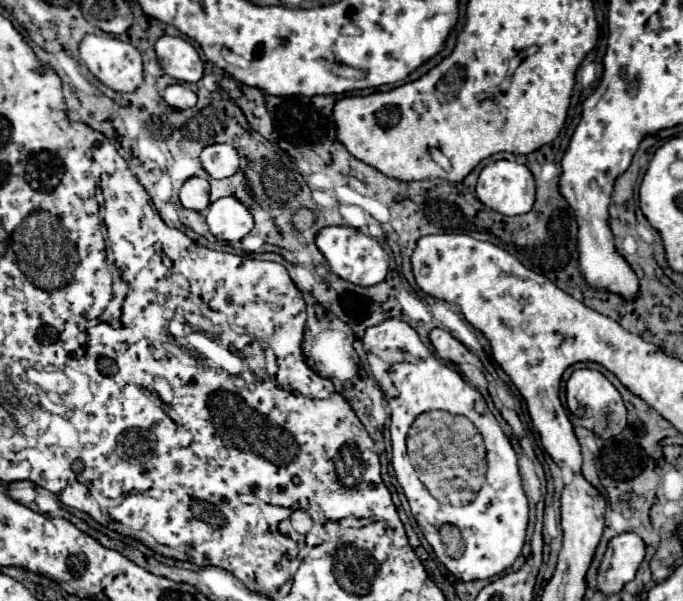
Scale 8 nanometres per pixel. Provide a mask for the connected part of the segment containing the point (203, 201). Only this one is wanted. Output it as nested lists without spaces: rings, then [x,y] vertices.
[[[189,178],[179,192],[179,200],[189,210],[205,210],[209,206],[209,182],[205,178]]]

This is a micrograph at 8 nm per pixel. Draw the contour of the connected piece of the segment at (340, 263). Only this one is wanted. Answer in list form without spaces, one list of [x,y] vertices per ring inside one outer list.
[[[327,226],[317,234],[317,246],[323,252],[323,256],[327,258],[331,272],[341,276],[347,282],[359,284],[359,286],[373,286],[385,280],[387,276],[387,256],[385,250],[381,248],[381,244],[371,238],[361,234],[355,228],[349,226]]]

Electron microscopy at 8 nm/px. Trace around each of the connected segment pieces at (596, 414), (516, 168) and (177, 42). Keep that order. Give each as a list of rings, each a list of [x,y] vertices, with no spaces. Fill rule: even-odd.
[[[581,368],[571,374],[571,378],[567,380],[567,406],[571,414],[575,414],[581,420],[581,426],[585,426],[587,430],[595,432],[605,440],[617,436],[627,424],[627,410],[623,406],[621,394],[599,370]]]
[[[497,160],[493,164],[487,164],[477,180],[477,198],[493,208],[499,214],[505,216],[519,216],[519,214],[527,214],[533,208],[535,202],[535,180],[533,174],[527,166],[517,164],[517,162],[509,162],[509,160]]]
[[[161,36],[155,42],[155,52],[161,68],[175,80],[197,82],[203,76],[203,62],[197,50],[179,36]]]

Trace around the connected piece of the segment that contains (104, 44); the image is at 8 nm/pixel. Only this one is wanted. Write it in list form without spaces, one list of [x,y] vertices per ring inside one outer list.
[[[87,34],[79,44],[79,56],[81,62],[89,68],[89,72],[111,90],[135,92],[143,84],[143,62],[139,50],[127,42],[121,42],[115,36]]]

